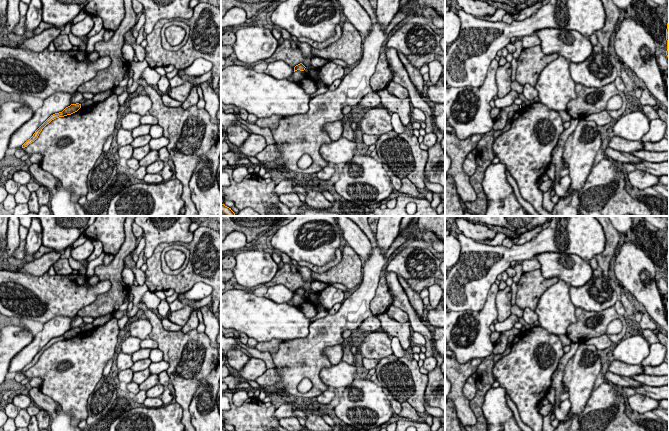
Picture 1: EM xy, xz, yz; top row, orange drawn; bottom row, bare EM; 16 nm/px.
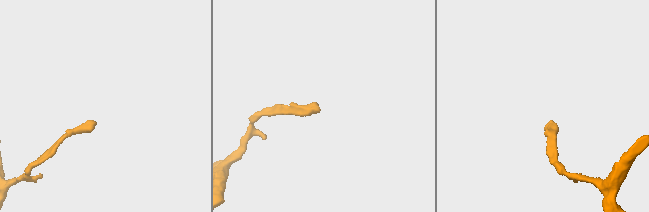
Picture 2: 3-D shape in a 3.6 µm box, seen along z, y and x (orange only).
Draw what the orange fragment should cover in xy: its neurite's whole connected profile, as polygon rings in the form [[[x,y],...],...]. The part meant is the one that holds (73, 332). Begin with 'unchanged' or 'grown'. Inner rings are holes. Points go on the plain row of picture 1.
unchanged; [[[76,327],[76,328],[71,328],[70,330],[66,331],[62,336],[59,336],[59,337],[55,337],[53,339],[51,339],[36,355],[35,357],[33,358],[33,360],[27,364],[23,369],[22,369],[22,372],[25,372],[27,371],[29,368],[31,368],[32,366],[34,366],[40,356],[42,355],[42,353],[47,349],[49,348],[52,344],[56,343],[56,342],[59,342],[59,341],[64,341],[64,340],[67,340],[67,339],[71,339],[75,336],[77,336],[79,333],[81,332],[81,328],[79,327]]]

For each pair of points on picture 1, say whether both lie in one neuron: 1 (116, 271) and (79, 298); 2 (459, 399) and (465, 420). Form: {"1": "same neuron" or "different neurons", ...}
{"1": "different neurons", "2": "same neuron"}

